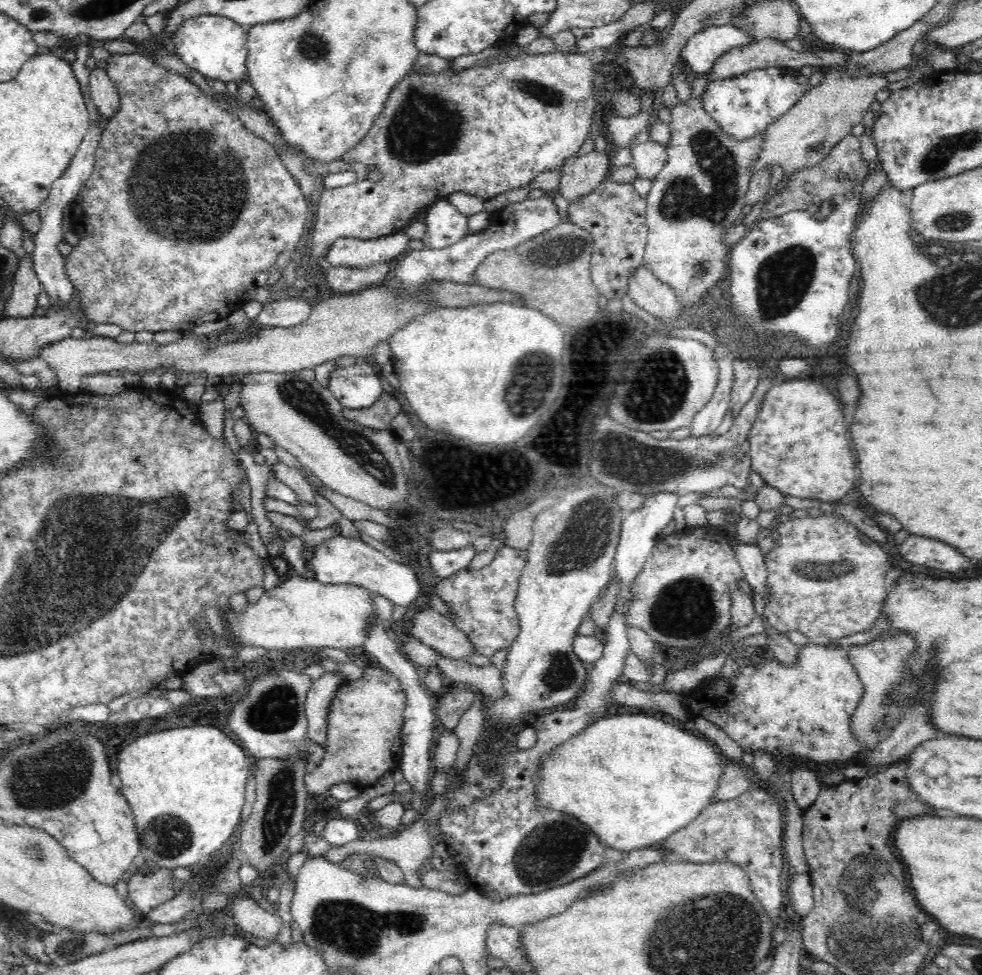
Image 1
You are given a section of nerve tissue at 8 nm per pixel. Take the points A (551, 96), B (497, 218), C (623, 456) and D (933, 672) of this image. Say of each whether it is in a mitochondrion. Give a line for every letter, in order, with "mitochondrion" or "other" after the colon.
A: mitochondrion
B: other
C: mitochondrion
D: other

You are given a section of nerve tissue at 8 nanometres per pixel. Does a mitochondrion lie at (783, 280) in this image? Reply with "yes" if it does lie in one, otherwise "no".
yes

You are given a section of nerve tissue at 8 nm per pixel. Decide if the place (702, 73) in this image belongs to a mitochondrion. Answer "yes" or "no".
no

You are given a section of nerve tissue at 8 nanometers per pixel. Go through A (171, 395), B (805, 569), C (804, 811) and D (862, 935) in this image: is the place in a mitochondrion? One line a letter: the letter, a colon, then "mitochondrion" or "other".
A: other
B: mitochondrion
C: other
D: mitochondrion

